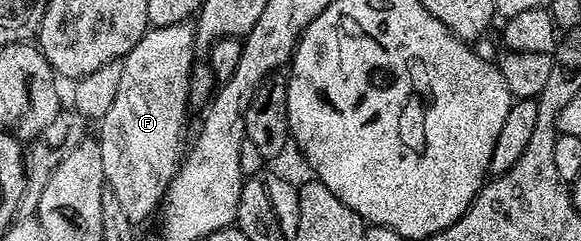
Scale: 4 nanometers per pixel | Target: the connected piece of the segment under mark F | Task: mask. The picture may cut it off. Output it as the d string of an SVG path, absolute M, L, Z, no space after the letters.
M193 21L147 29L136 48L132 48L132 52L121 59L122 75L120 88L116 88L116 100L112 100L112 108L108 108L106 115L100 119L99 126L102 127L96 133L96 140L102 149L102 159L108 168L122 166L117 185L124 208L130 212L130 218L136 224L142 224L153 210L155 213L161 207L162 197L172 184L183 157L182 129L186 126L186 106L190 102L190 75L196 64L194 50L196 26Z

